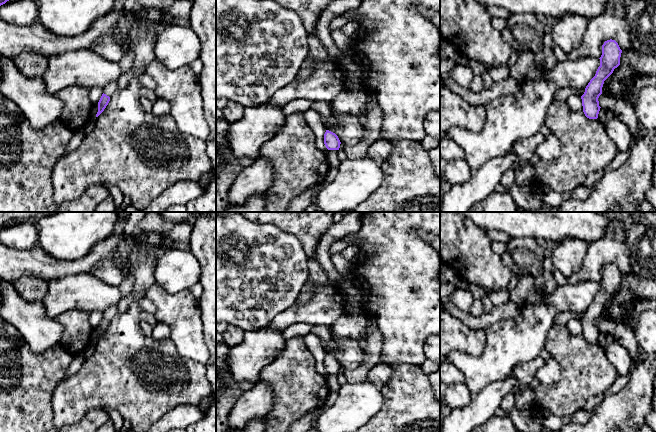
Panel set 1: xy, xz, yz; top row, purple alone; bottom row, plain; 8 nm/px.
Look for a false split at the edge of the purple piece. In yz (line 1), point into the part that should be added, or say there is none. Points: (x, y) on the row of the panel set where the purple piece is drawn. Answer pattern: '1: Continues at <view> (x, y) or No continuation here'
1: No continuation here

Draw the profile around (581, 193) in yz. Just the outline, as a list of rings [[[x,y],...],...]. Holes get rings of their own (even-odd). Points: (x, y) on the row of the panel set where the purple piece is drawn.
[[[582,185],[572,193],[572,197],[579,201],[585,200],[592,193],[593,189],[594,189],[593,186]]]

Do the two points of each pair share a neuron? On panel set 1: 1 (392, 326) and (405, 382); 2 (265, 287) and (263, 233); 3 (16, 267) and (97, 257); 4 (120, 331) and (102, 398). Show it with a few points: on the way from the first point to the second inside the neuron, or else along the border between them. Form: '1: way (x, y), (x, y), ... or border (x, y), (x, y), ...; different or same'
1: border (388, 363), (405, 363), (419, 366); different
2: way (267, 274), (265, 272), (263, 246); same
3: way (36, 267), (77, 267); same
4: way (119, 348), (119, 371), (109, 381); same

